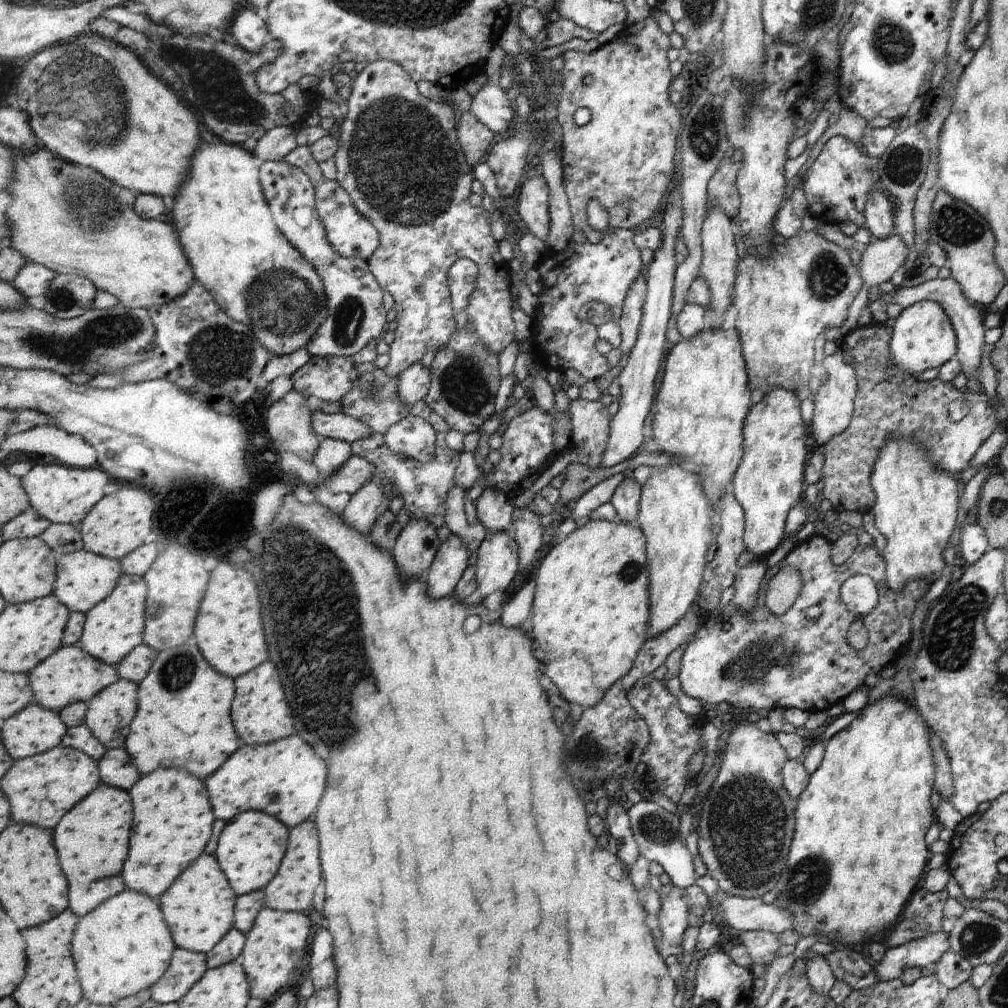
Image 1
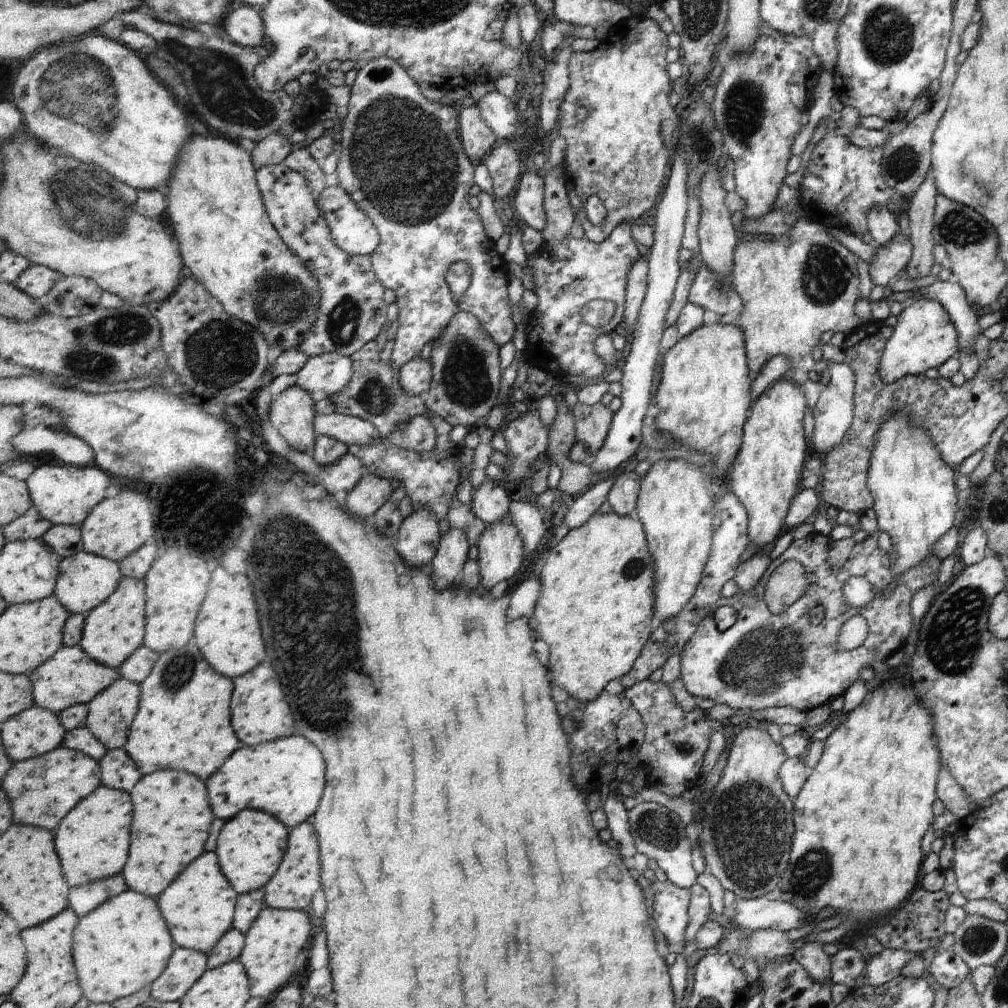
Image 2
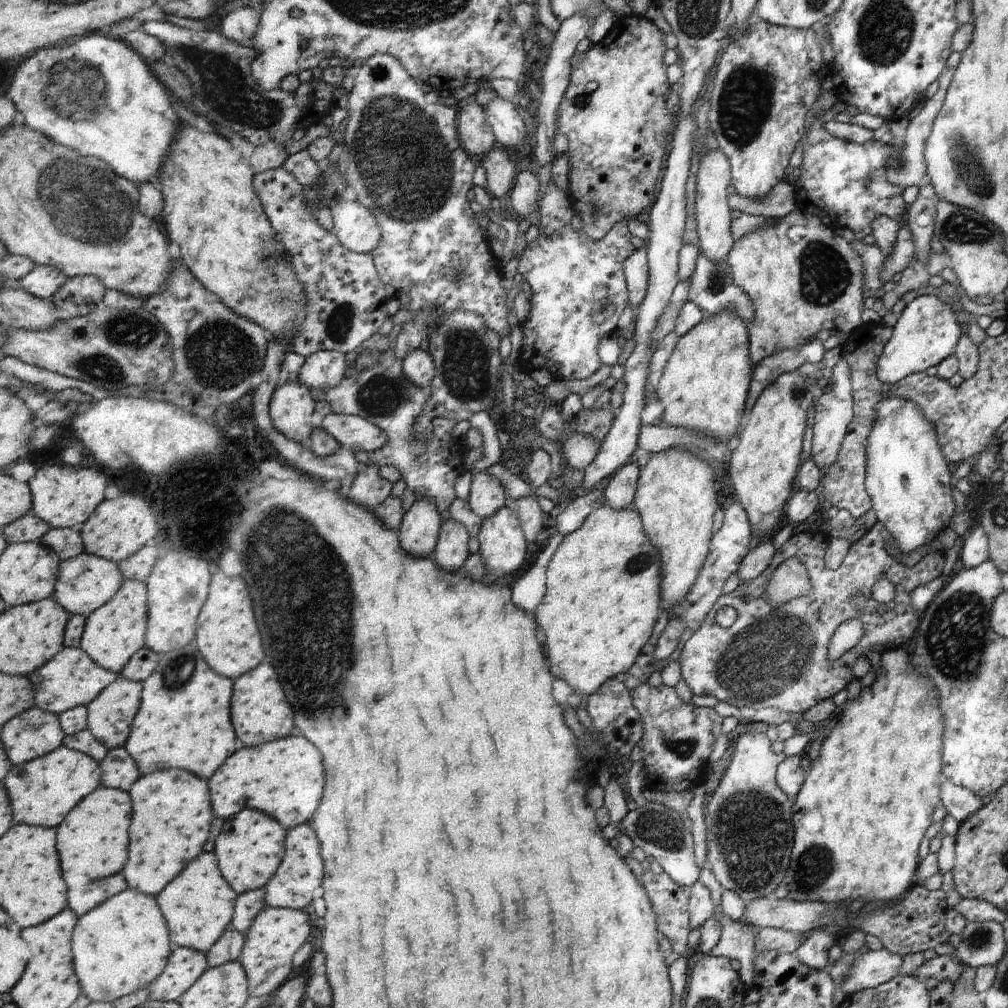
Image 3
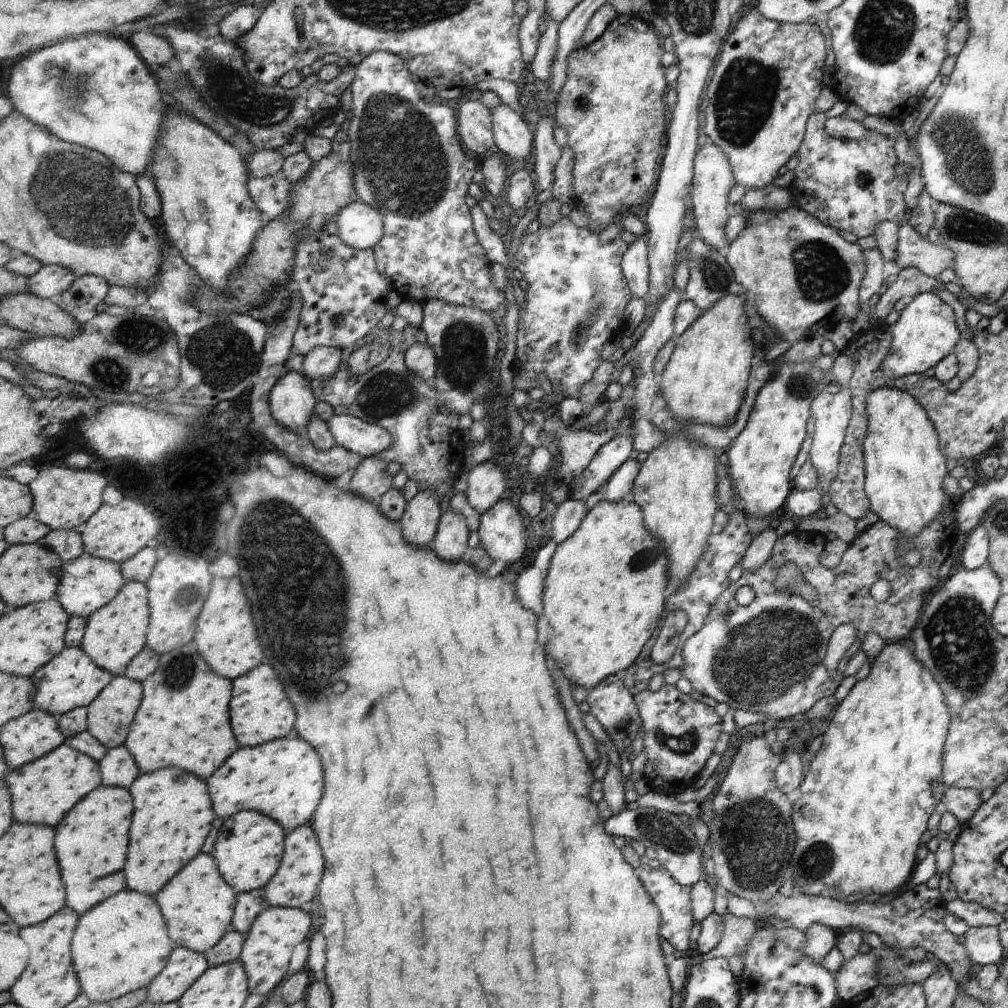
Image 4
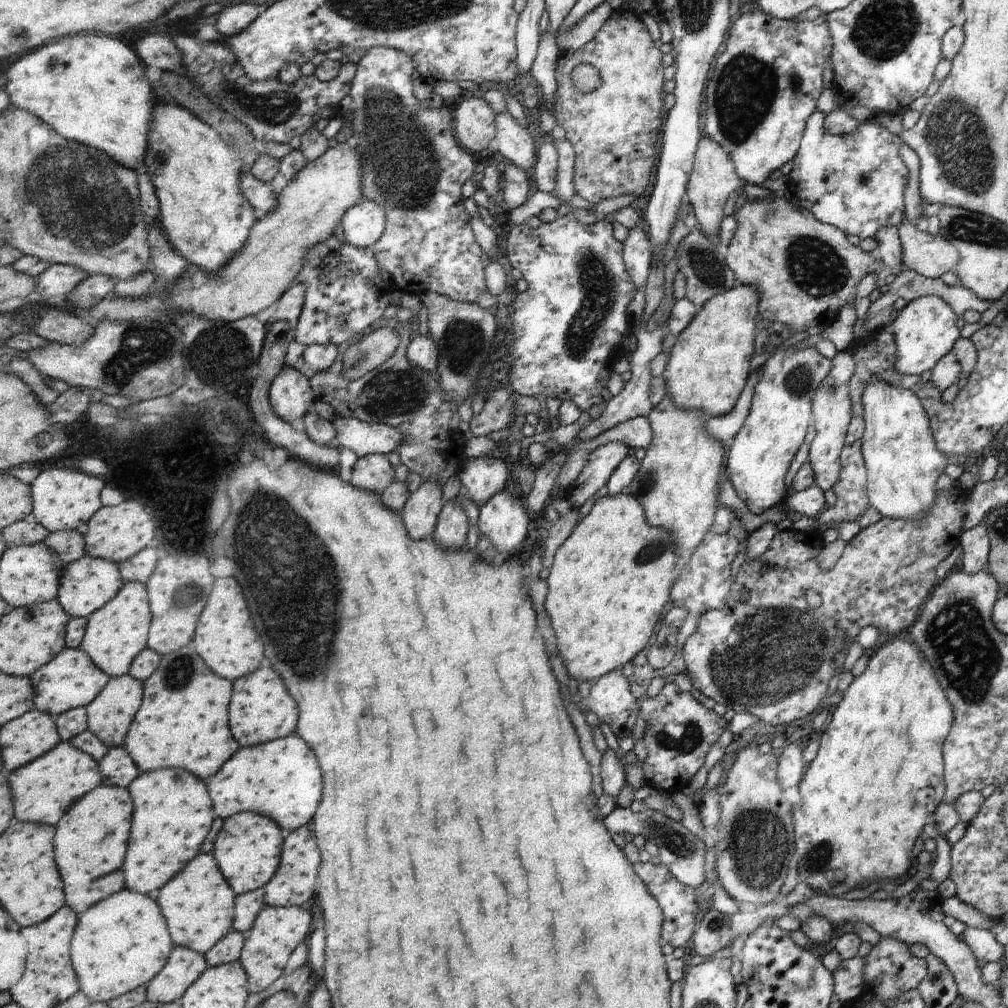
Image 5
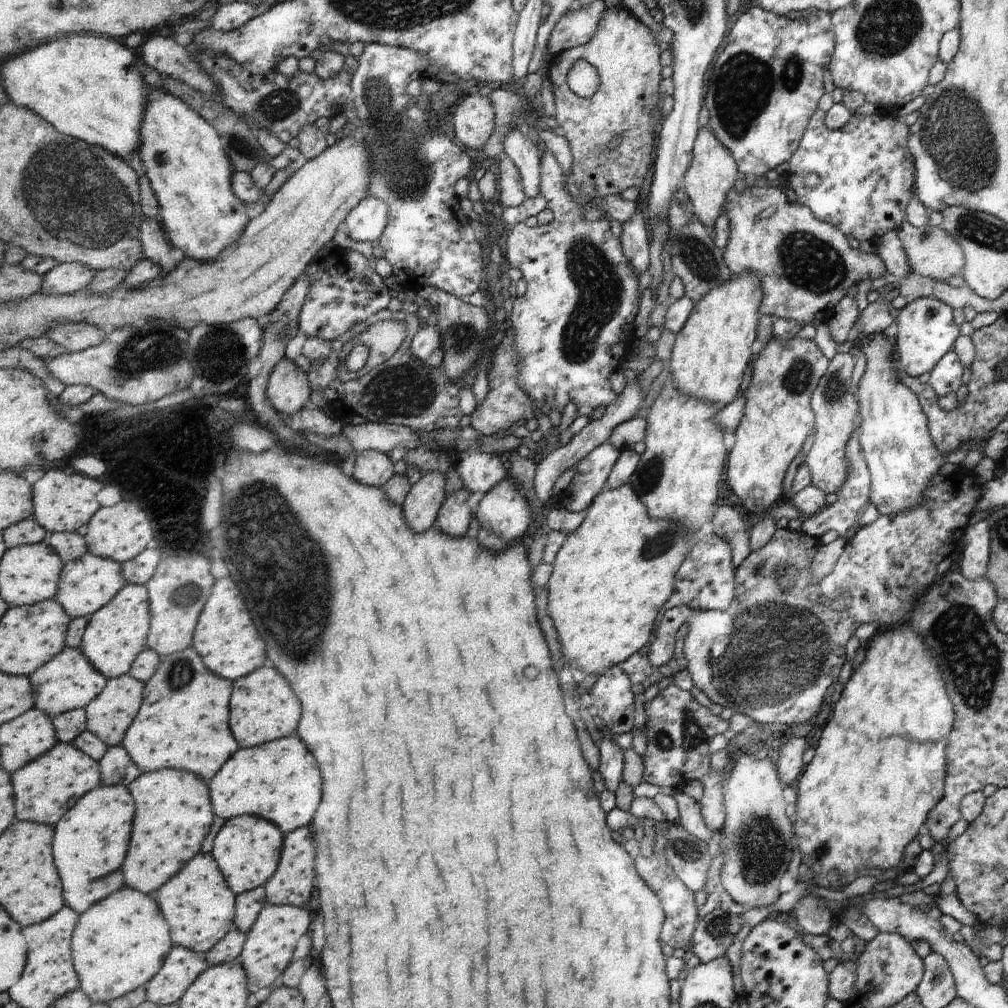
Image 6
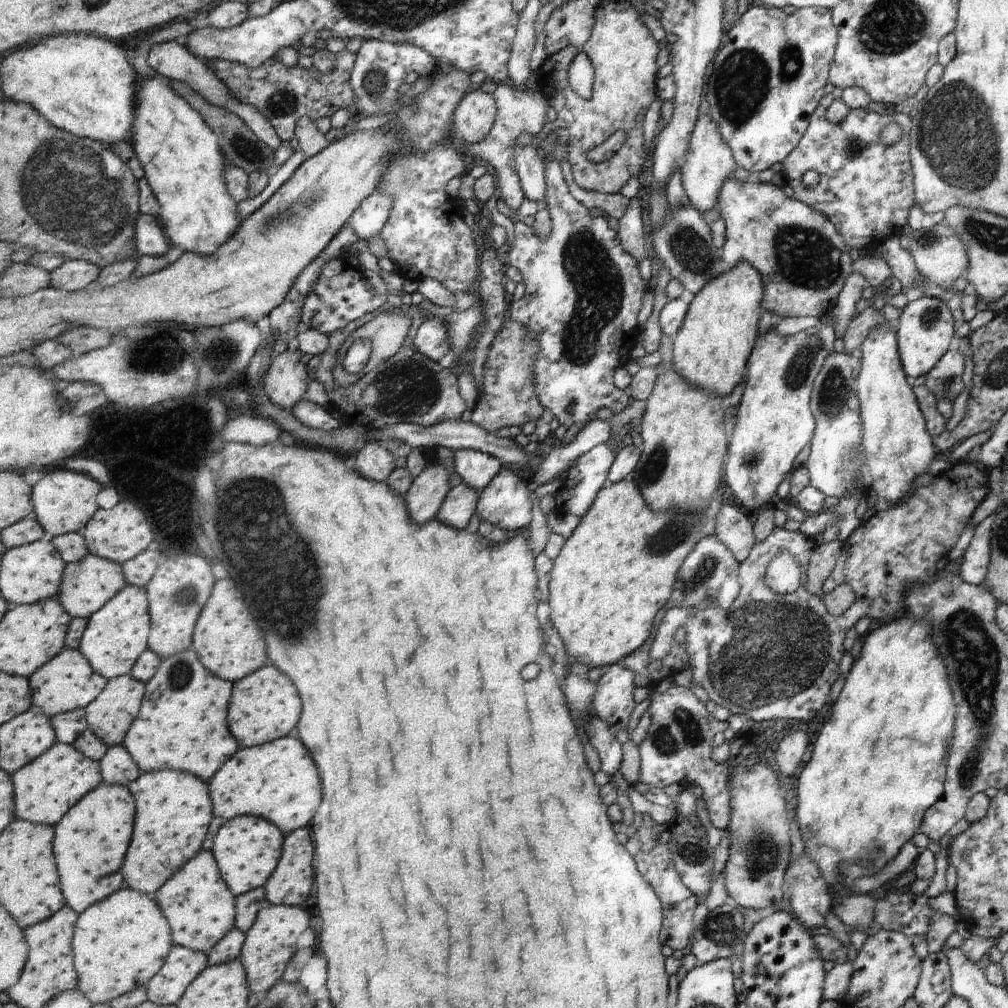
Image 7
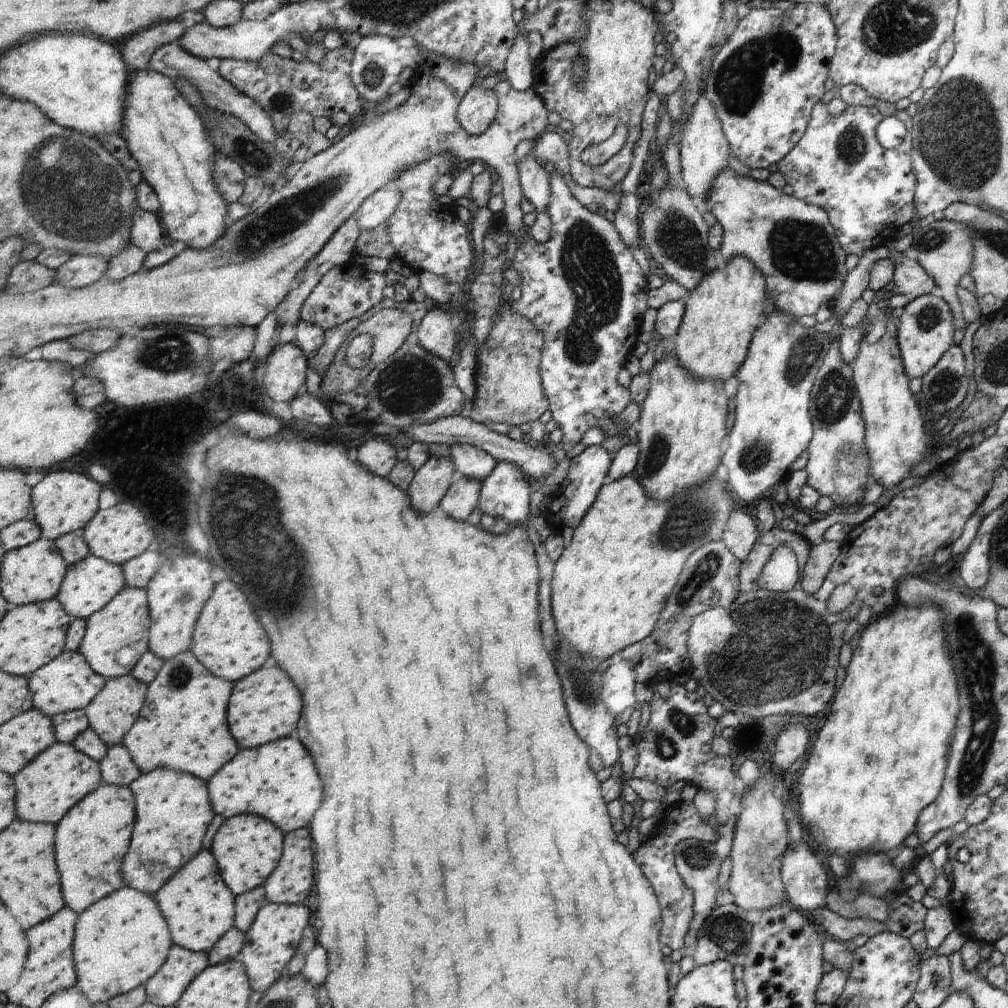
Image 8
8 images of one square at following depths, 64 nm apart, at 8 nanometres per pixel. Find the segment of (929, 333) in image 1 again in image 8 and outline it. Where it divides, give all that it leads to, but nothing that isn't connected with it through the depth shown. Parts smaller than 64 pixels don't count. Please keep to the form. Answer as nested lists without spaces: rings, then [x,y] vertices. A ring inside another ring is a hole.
[[[927,294],[911,299],[898,313],[898,318],[900,326],[897,328],[897,344],[905,374],[909,380],[924,377],[936,366],[946,350],[954,345],[951,309],[943,299]]]

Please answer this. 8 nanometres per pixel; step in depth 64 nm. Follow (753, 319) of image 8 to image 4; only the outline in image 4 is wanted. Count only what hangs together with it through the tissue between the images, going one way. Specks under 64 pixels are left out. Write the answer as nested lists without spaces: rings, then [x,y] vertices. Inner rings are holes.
[[[725,296],[714,307],[704,310],[698,322],[694,322],[676,344],[676,350],[672,353],[670,364],[663,374],[662,394],[667,401],[667,406],[678,416],[682,422],[708,424],[716,428],[724,428],[734,422],[740,404],[744,400],[744,392],[750,378],[750,366],[752,366],[752,336],[748,326],[747,307],[750,296]]]

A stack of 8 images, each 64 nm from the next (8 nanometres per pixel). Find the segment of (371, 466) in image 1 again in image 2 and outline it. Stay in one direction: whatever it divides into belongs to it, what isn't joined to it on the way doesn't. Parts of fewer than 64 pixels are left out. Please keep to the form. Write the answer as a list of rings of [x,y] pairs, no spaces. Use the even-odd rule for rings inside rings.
[[[290,445],[287,452],[290,461],[298,466],[310,481],[325,484],[332,495],[337,495],[338,492],[352,492],[368,473],[367,464],[352,453],[346,454],[344,458],[338,458],[336,464],[323,466],[318,464],[314,456],[296,450],[294,446]]]

